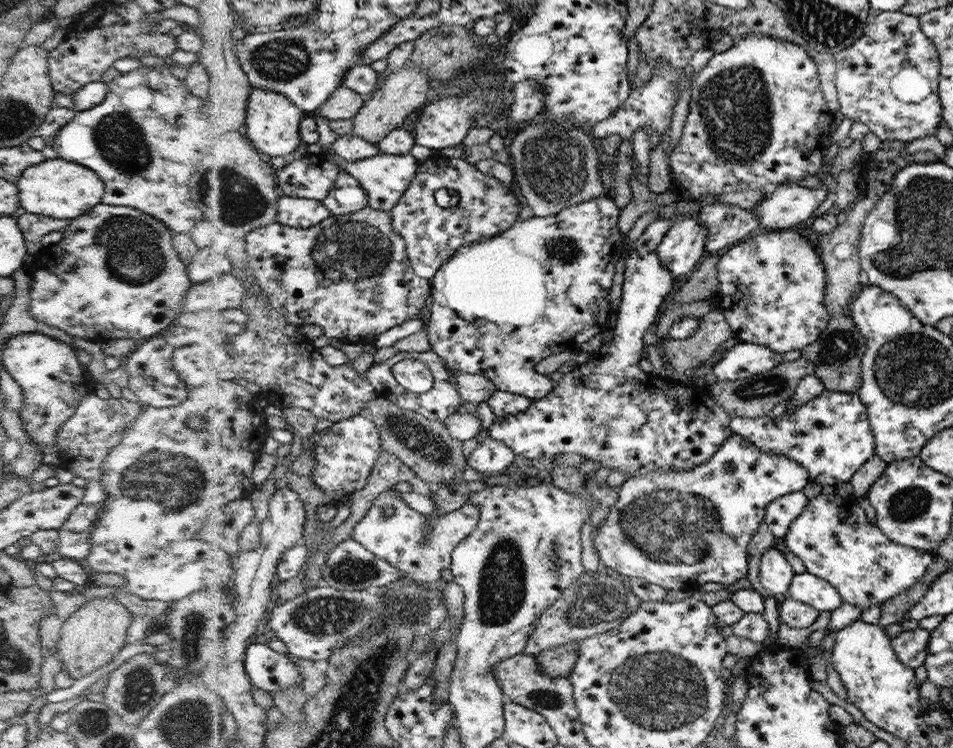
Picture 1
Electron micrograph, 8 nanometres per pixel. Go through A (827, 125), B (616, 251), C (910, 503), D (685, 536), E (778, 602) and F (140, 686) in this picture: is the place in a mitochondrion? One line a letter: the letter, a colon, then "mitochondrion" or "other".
A: other
B: other
C: mitochondrion
D: mitochondrion
E: other
F: mitochondrion

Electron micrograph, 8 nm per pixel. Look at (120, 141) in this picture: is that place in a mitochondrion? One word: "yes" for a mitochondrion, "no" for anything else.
yes

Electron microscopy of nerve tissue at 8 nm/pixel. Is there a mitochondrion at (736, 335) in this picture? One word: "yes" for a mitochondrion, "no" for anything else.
no

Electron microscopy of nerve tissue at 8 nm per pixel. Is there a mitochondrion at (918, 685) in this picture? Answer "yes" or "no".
no

